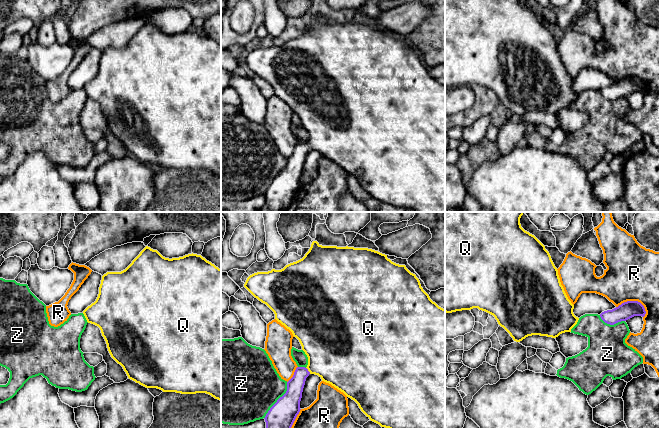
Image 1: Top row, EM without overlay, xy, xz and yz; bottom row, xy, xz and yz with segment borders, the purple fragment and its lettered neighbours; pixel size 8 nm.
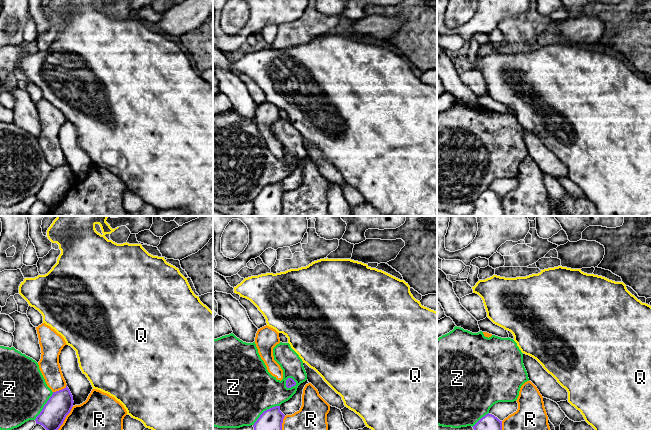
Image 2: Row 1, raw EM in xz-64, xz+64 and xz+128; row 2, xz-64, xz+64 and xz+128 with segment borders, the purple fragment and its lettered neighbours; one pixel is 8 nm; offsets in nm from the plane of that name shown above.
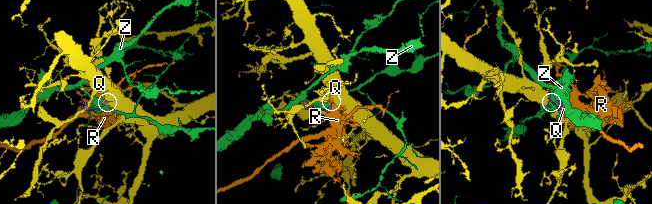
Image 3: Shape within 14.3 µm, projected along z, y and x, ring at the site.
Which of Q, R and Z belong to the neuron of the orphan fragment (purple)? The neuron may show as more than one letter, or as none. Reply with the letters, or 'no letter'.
Q

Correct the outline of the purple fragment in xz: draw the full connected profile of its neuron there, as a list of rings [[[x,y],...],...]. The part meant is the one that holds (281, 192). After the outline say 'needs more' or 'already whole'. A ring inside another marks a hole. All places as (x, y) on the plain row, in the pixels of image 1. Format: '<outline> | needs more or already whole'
[[[313,17],[305,32],[286,41],[281,46],[257,48],[250,51],[244,63],[259,77],[266,80],[275,90],[275,95],[289,105],[296,113],[302,126],[308,133],[307,143],[297,143],[293,153],[287,158],[287,167],[270,184],[265,192],[266,205],[272,212],[288,212],[290,205],[300,188],[300,177],[306,154],[310,150],[318,151],[322,157],[331,160],[347,173],[354,176],[361,187],[381,203],[396,208],[409,208],[415,212],[445,212],[445,85],[433,78],[421,63],[419,55],[405,41],[399,41],[387,34],[387,31],[368,24],[322,22]]] | needs more

